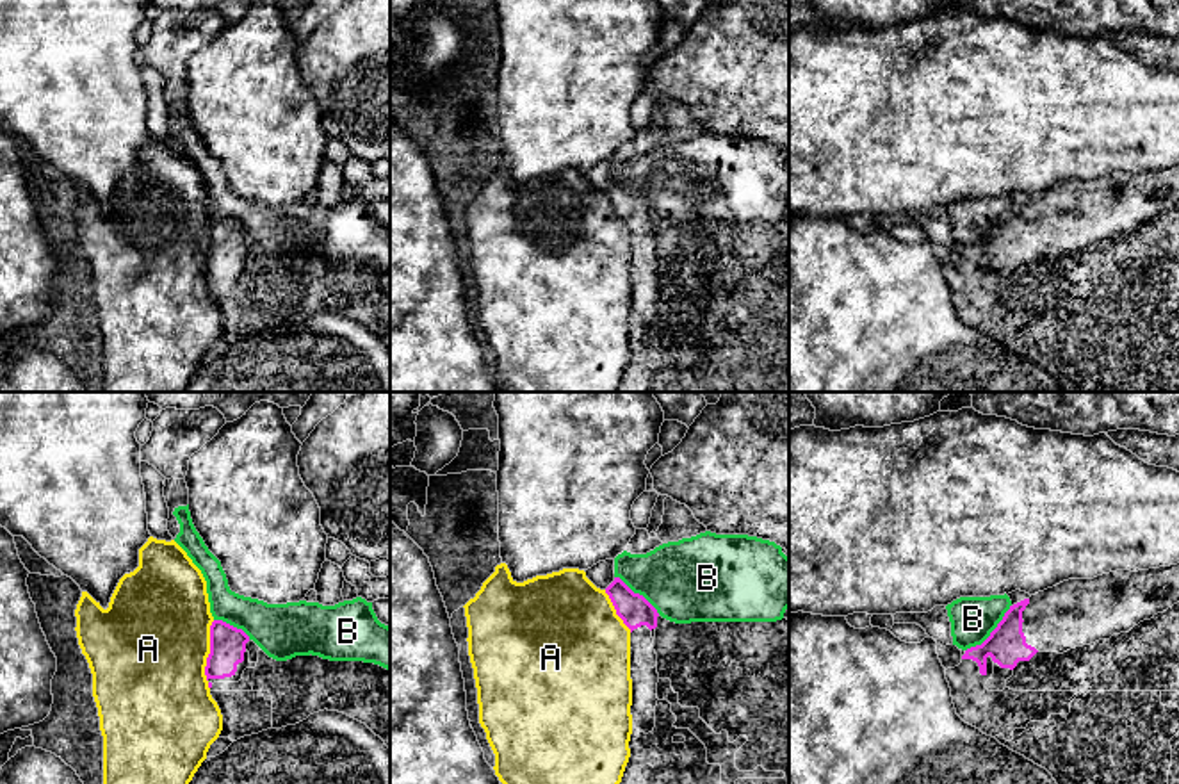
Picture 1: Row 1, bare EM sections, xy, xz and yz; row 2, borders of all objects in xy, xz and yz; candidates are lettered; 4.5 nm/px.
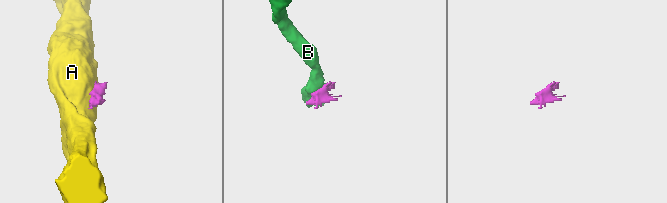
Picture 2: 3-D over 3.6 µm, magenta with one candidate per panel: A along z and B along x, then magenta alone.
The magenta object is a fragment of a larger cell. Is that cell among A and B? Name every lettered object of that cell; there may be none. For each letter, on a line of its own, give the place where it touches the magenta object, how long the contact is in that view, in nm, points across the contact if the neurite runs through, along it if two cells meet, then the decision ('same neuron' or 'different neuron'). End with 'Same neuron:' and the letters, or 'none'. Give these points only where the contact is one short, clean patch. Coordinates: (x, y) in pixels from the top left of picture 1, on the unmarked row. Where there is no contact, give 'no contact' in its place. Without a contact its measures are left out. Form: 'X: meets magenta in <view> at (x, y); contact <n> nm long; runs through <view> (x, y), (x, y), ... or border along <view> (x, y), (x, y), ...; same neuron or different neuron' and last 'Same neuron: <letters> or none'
A: meets magenta in xy at (209, 255); contact 320 nm long; different neuron
B: meets magenta in yz at (992, 232); contact 300 nm long; border along yz (1010, 205), (998, 227), (980, 244), (966, 252); different neuron
Same neuron: none

